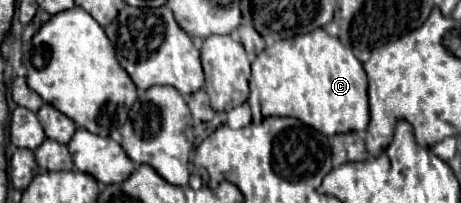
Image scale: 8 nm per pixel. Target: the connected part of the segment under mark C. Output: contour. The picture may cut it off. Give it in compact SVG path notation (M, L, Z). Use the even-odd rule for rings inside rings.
M329 23L325 31L315 29L307 35L277 41L257 55L251 65L247 100L252 121L259 123L264 117L277 115L295 117L323 135L367 129L369 105L363 65L353 51L345 47L347 41L343 39L343 30L339 26ZM337 35L339 37L335 39Z

